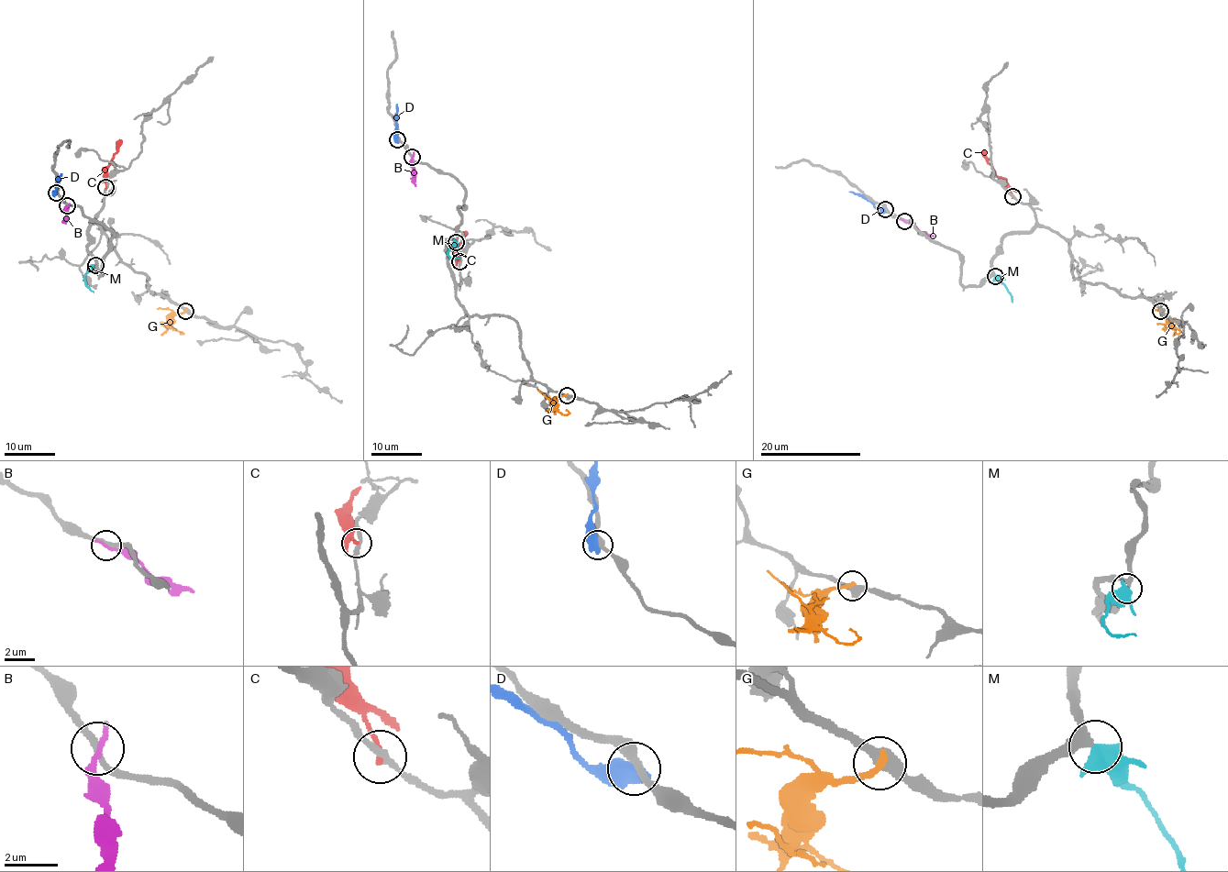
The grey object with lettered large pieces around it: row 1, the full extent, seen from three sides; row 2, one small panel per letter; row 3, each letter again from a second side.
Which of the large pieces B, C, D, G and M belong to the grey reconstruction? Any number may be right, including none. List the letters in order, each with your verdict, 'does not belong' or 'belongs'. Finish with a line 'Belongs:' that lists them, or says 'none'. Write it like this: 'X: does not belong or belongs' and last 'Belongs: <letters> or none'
B: does not belong
C: does not belong
D: does not belong
G: does not belong
M: belongs
Belongs: M

